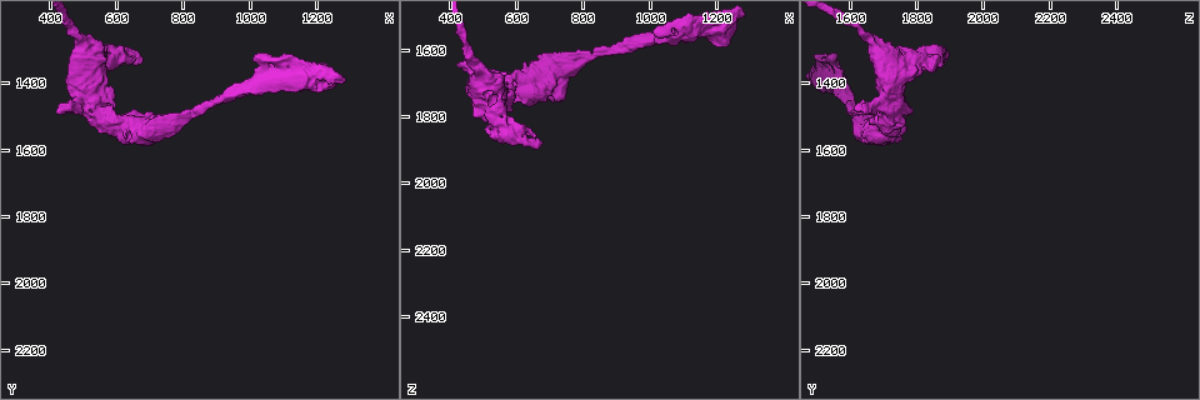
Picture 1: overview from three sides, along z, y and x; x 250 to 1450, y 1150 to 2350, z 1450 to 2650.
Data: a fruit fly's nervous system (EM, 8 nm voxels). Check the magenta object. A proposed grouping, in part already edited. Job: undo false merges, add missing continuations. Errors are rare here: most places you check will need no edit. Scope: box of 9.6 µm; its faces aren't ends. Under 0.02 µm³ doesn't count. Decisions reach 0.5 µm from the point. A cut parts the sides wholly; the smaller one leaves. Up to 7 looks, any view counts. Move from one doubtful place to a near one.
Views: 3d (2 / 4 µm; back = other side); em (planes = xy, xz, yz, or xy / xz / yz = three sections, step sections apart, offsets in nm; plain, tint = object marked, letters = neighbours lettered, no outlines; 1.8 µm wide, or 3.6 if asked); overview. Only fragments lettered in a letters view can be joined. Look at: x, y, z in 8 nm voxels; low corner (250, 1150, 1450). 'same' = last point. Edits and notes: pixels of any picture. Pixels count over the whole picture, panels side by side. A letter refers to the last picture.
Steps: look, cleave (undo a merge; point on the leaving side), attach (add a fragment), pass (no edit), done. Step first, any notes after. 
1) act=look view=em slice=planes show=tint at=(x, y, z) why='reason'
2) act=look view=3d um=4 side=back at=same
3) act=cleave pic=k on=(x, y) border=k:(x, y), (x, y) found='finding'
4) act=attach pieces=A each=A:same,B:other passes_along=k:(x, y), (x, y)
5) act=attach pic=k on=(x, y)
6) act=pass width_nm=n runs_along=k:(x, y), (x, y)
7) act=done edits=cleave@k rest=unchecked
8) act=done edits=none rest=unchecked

act=look view=3d um=4 at=(670, 1330, 1880)

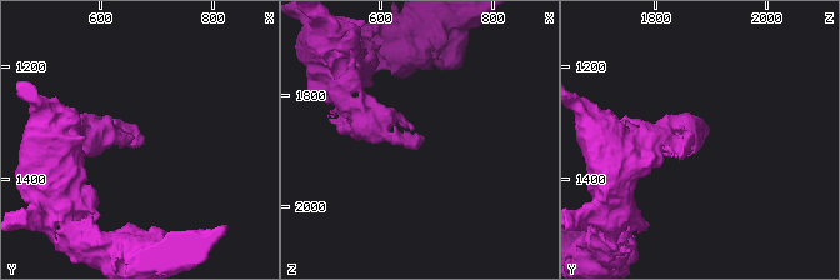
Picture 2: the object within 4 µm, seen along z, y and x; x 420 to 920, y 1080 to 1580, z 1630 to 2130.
act=look view=em slice=xy step=4 show=tint at=(675, 1340, 1870)

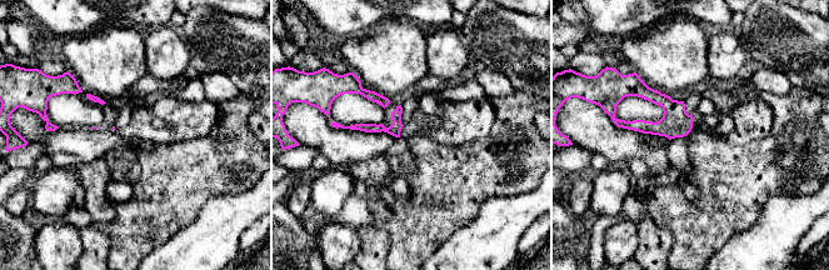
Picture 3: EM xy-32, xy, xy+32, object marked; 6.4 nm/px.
act=look view=em slice=xy step=4 show=letters at=same

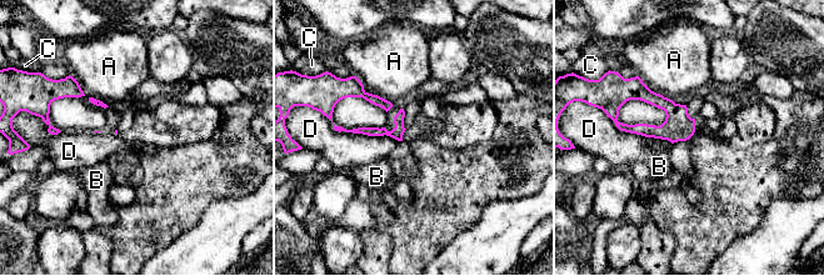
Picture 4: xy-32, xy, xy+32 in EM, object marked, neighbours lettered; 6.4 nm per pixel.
act=pass longest_contact=D:480nm each=A:other,B:other,C:other,D:other runs_along=4:(401, 114), (393, 133), (360, 130) found='no lettered fragment goes on from it'

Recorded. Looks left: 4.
act=look view=em um=3.6 slice=planes show=letters at=(500, 1280, 1670) why='calibre changes'

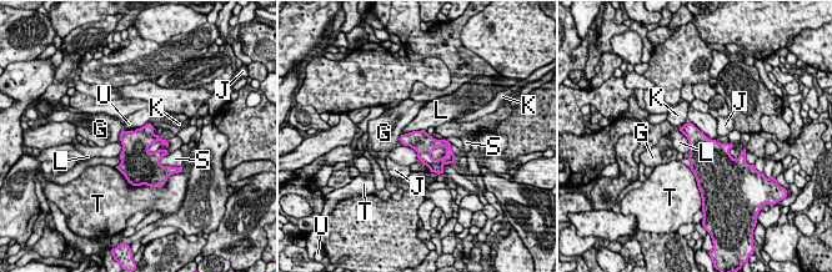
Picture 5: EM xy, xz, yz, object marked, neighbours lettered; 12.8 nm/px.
act=pass each=G:other,J:other,K:other,L:other,S:other,T:other,U:other border=5:(149, 121), (134, 130), (123, 130) found='one cell here'

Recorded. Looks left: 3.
act=look view=em slice=planes show=letters at=(550, 1530, 1750) why='an open end'

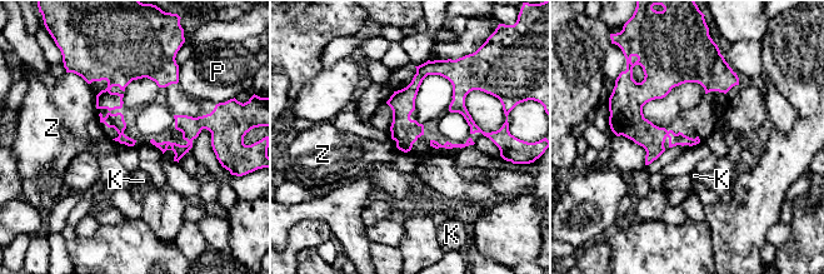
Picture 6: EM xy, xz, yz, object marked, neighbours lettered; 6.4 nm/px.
act=pass each=K:other,P:other,Z:other runs_along=6:(684, 65), (637, 104), (648, 160) found='none of them fits'

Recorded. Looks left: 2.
act=done edits=none rest=unchecked

